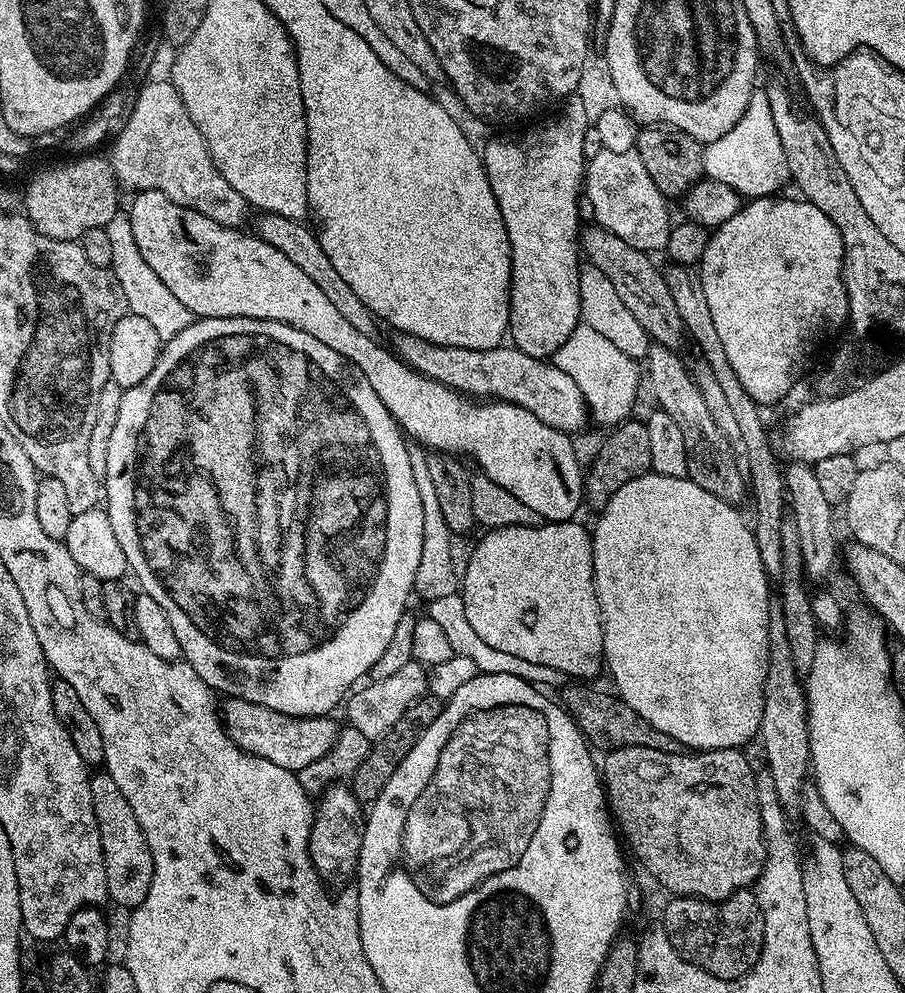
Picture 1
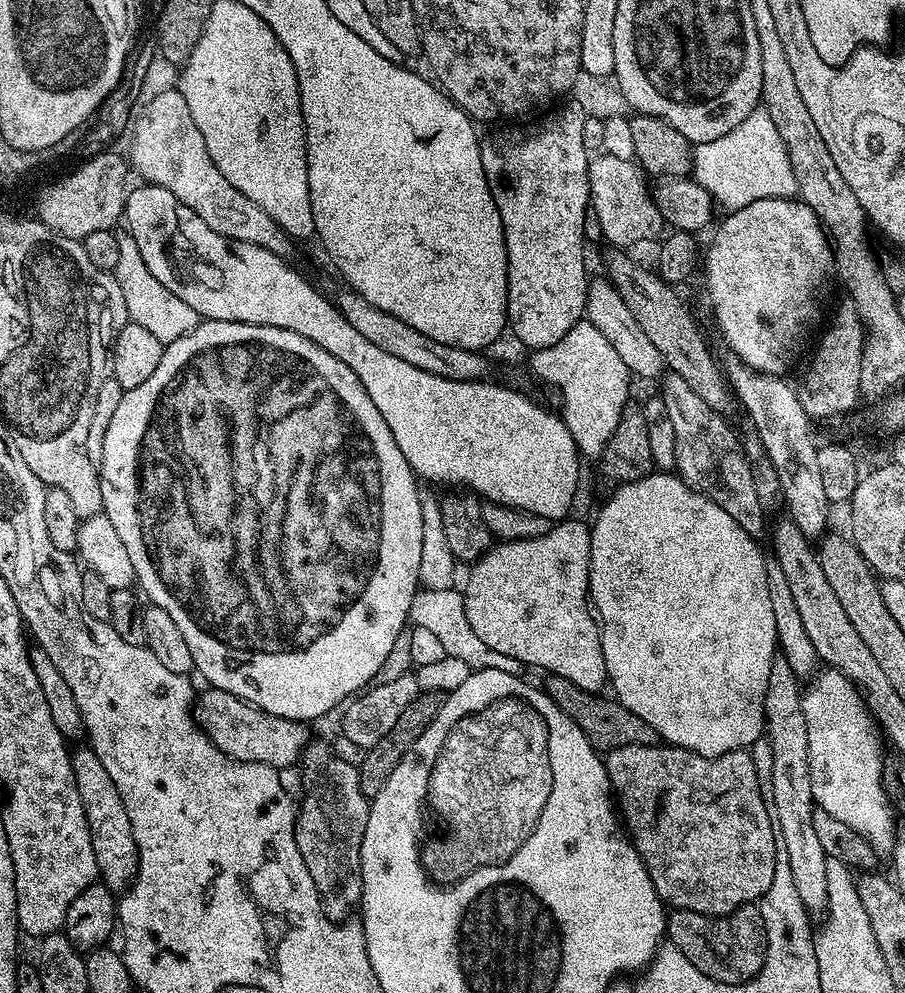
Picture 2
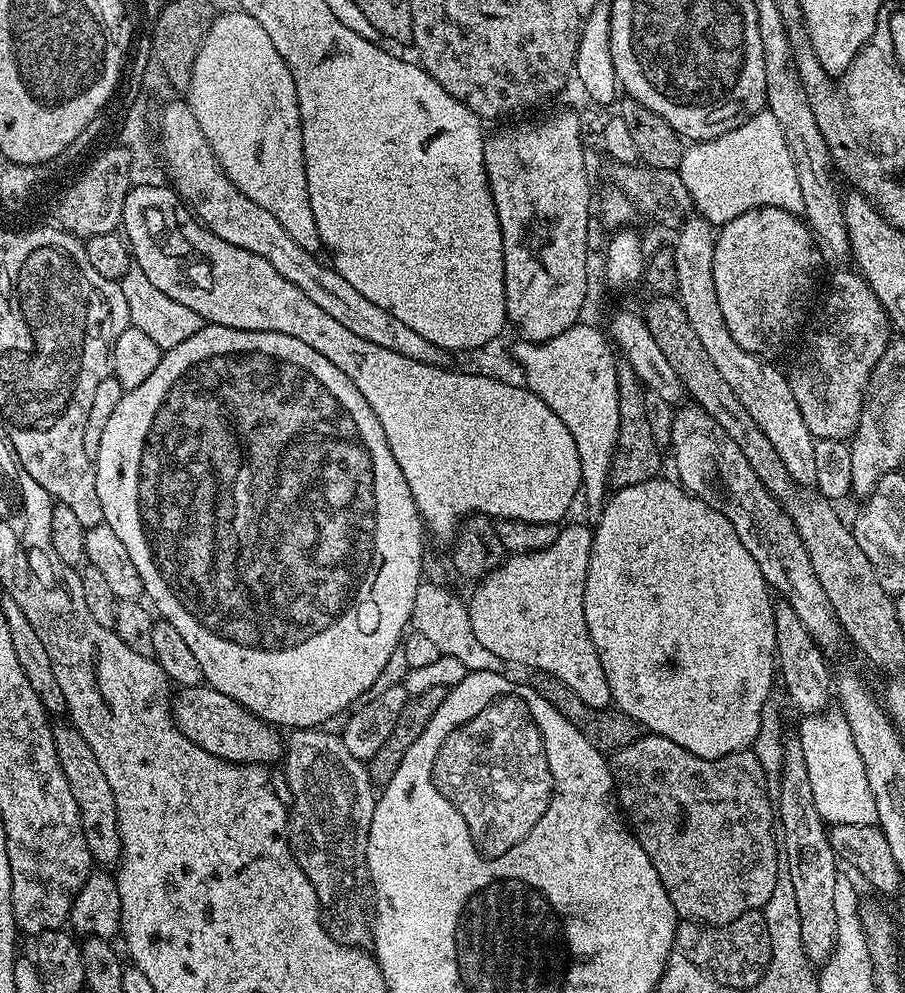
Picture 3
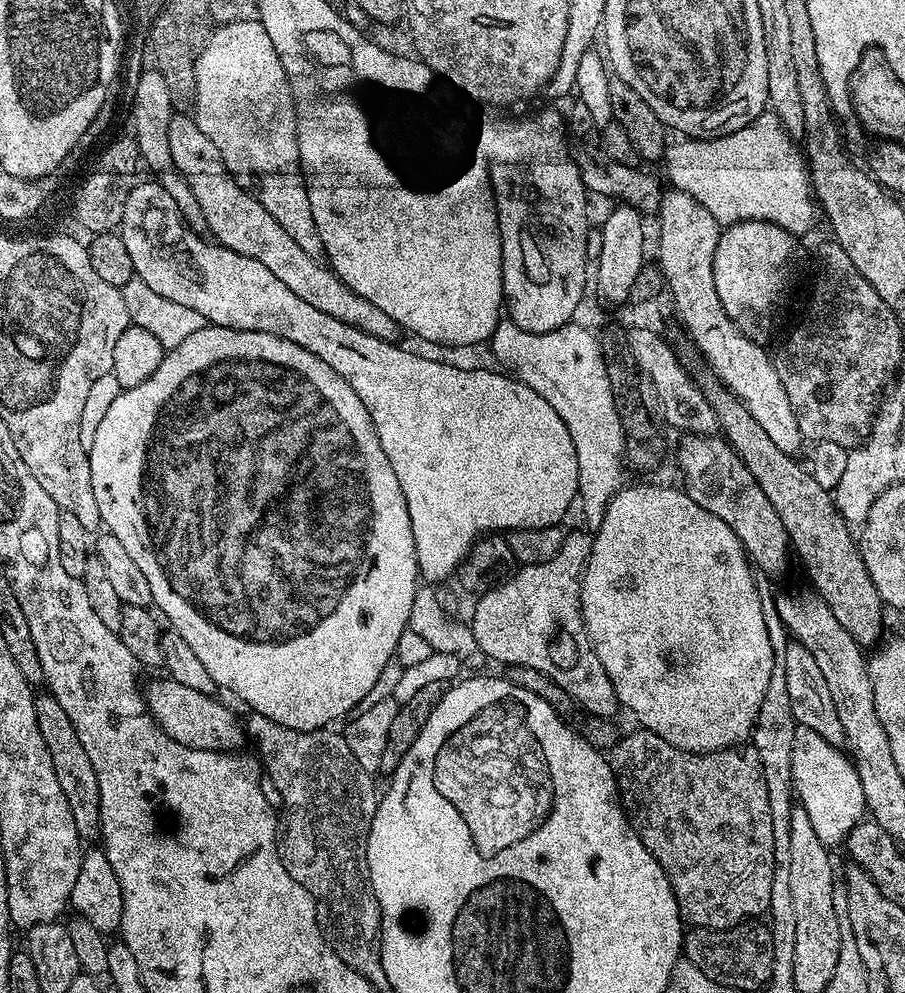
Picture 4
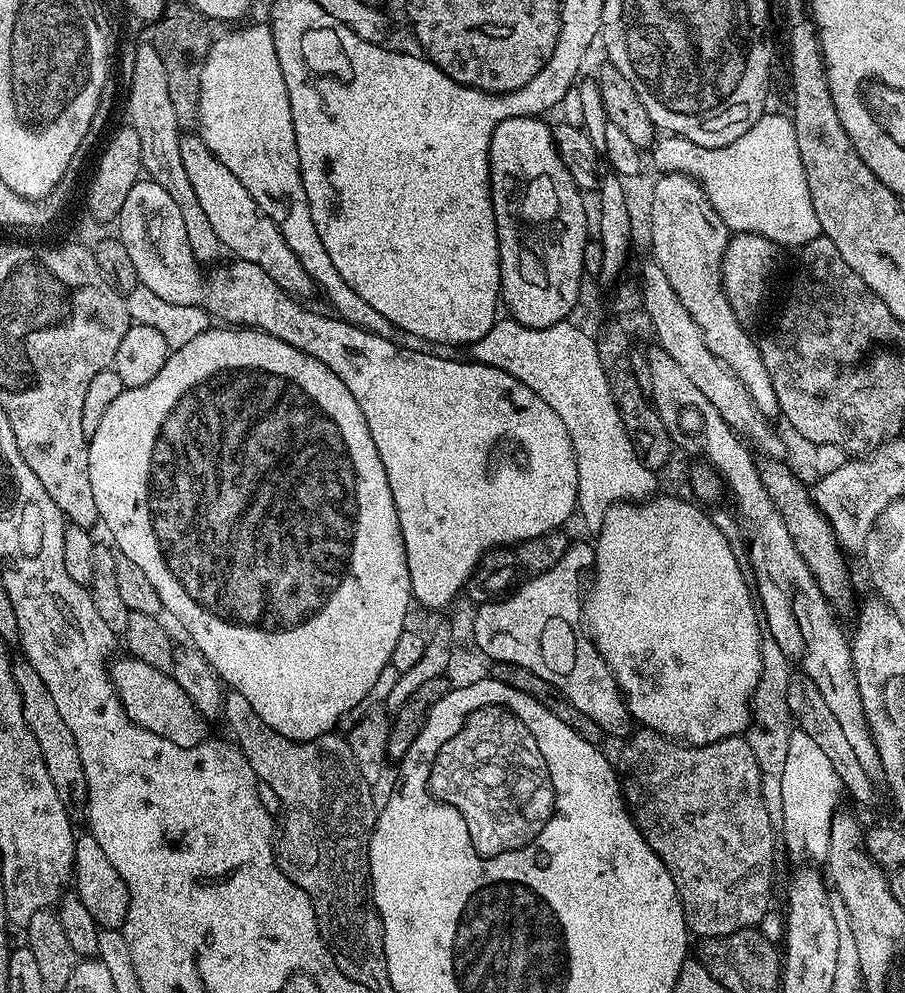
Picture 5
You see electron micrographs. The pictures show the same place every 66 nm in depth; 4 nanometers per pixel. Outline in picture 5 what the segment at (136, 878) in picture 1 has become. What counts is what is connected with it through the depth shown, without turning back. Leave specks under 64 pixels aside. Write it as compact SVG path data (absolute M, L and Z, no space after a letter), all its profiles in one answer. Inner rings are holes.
M13 659L12 673L24 703L26 726L30 726L34 738L40 743L42 762L46 762L46 774L50 774L50 782L54 782L54 790L58 790L58 798L62 798L62 806L69 810L83 809L88 802L88 783L86 770L82 770L82 754L78 754L78 742L74 742L74 734L70 731L70 726L66 726L62 714L58 714L54 694L50 694L46 682L42 682L38 670L34 670L34 666L30 666L28 660Z

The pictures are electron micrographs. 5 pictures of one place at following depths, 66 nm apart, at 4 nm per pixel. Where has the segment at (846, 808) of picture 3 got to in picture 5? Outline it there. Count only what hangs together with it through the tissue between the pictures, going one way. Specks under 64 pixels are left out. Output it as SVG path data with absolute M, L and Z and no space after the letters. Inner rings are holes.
M793 730L790 734L790 747L786 753L786 758L782 761L784 773L780 776L780 816L784 819L782 824L782 840L788 843L788 848L794 855L800 856L805 852L814 859L823 861L828 854L830 846L830 826L832 819L838 811L836 803L842 796L842 785L838 774L834 772L833 763L826 758L825 752L801 730Z

